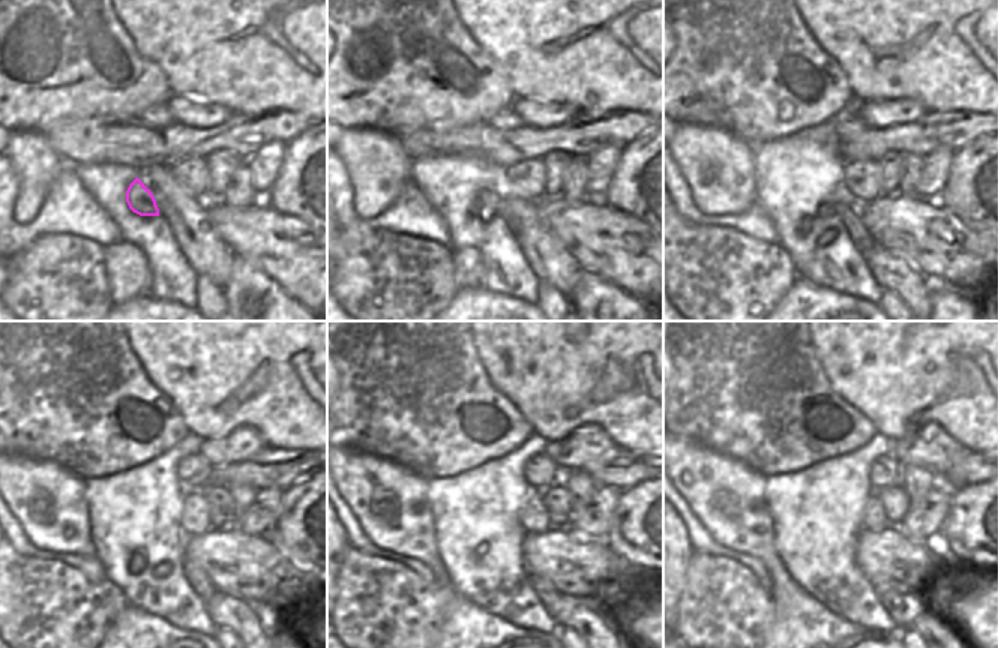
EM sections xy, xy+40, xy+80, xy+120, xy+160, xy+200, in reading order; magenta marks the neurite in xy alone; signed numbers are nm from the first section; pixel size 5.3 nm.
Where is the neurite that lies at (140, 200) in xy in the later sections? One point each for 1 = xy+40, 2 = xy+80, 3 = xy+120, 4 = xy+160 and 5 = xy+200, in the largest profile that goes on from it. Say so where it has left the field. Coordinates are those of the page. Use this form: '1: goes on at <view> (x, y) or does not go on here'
1: goes on at xy+40 (486, 203)
2: goes on at xy+80 (841, 204)
3: goes on at xy+120 (195, 576)
4: goes on at xy+160 (545, 591)
5: goes on at xy+200 (902, 608)

